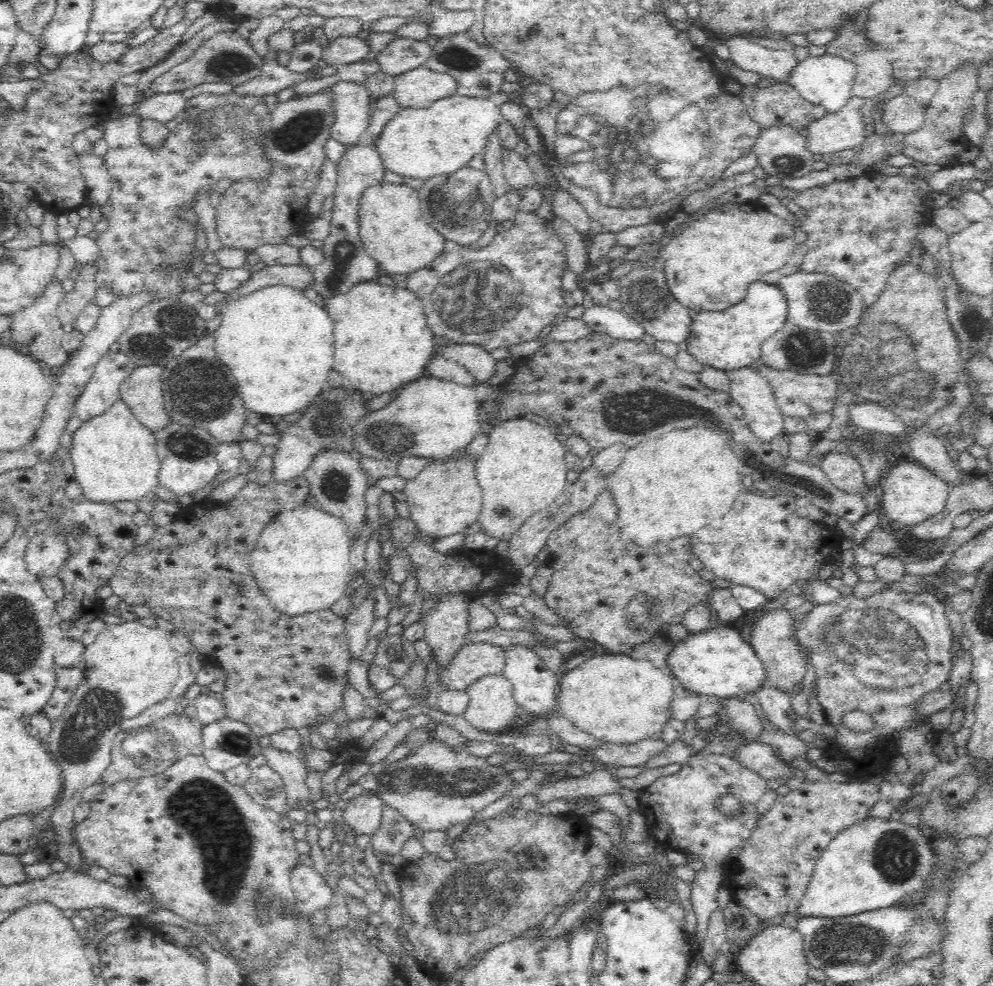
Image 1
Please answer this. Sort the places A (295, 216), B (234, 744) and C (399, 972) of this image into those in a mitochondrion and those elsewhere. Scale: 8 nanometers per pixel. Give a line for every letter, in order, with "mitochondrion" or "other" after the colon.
A: other
B: mitochondrion
C: other

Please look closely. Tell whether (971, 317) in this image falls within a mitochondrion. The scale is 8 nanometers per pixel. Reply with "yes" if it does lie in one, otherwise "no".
yes

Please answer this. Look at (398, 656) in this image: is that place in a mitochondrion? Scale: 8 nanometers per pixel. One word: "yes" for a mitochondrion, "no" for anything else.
no

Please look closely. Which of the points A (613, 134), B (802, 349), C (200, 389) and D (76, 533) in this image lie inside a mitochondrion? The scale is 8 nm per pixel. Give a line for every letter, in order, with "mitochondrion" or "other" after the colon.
A: mitochondrion
B: mitochondrion
C: mitochondrion
D: mitochondrion

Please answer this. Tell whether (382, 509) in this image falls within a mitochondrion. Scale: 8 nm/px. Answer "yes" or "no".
no

